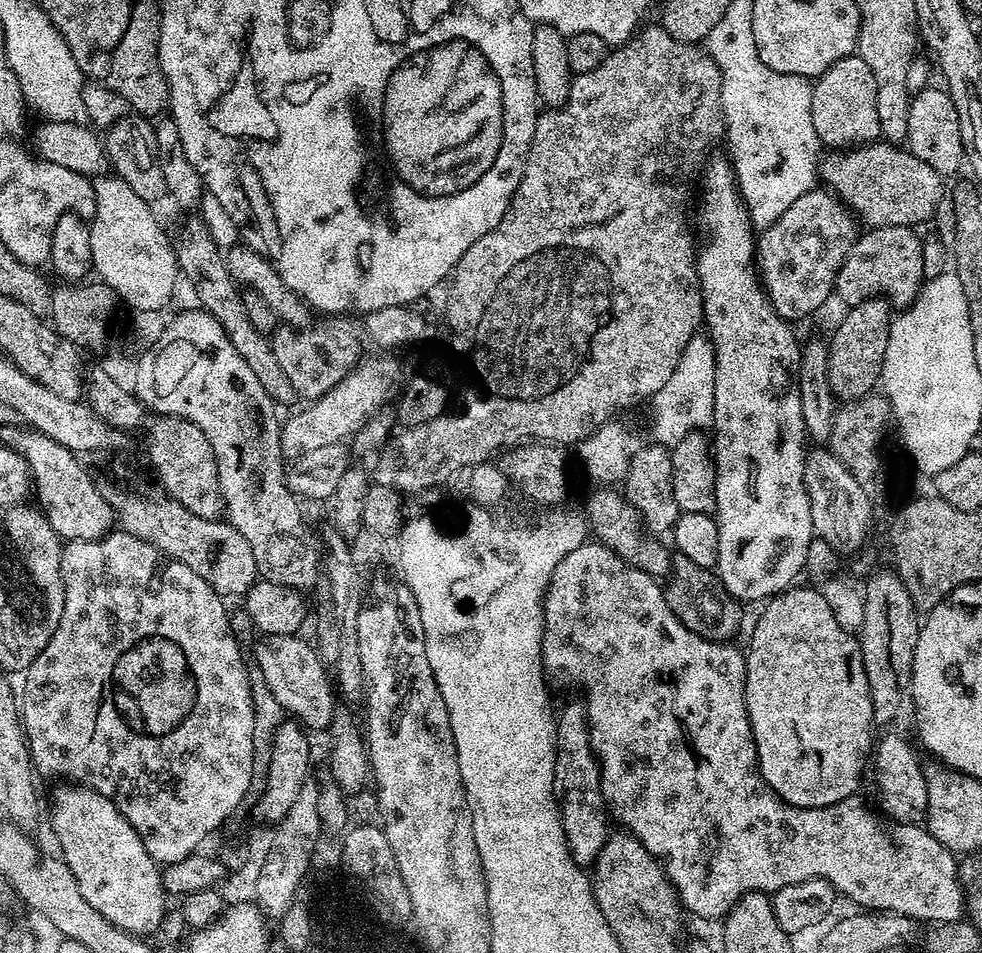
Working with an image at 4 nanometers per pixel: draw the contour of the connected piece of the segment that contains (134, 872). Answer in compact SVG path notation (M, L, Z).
M64 786L56 792L52 800L52 832L60 843L58 849L64 865L74 874L82 898L102 914L116 928L133 934L156 932L164 920L164 891L161 880L161 869L152 855L146 850L140 835L134 826L118 810L118 806L103 792L83 786Z

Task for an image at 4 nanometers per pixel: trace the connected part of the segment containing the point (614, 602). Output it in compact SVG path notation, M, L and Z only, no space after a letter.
M586 542L566 554L554 570L544 591L544 633L542 634L542 663L545 677L553 685L561 684L568 688L573 684L581 688L584 707L588 710L588 733L596 760L600 764L602 794L608 809L608 815L616 820L623 831L628 832L642 846L664 865L664 872L676 888L680 903L696 916L717 916L723 918L728 911L751 892L771 894L790 886L790 882L806 882L810 878L822 878L836 887L837 893L848 900L853 900L864 910L878 912L897 912L917 922L933 920L933 925L954 924L963 921L966 916L964 886L960 883L960 864L957 853L951 852L938 838L931 836L927 827L919 823L900 824L893 830L892 836L880 825L880 820L860 801L849 798L821 808L799 808L787 804L779 794L765 782L760 773L760 763L756 761L756 747L752 737L750 718L746 710L746 656L728 642L707 640L682 626L670 610L664 597L664 589L648 572L638 570L633 564L627 564L622 557L614 554L605 544Z

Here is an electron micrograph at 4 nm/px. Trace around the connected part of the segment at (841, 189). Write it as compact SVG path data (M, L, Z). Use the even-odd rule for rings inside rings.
M873 142L861 144L855 148L837 151L835 154L828 154L823 157L819 167L819 175L823 183L835 195L840 197L840 201L852 209L857 221L868 228L881 228L882 226L921 226L936 212L936 207L940 204L940 199L945 199L945 181L922 162L907 147L889 144L887 142Z

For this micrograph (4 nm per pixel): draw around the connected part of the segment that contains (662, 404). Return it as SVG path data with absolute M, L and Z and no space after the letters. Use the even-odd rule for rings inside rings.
M697 334L686 342L686 350L682 350L682 358L678 358L678 366L674 374L666 381L666 386L651 397L652 404L652 437L657 444L671 446L677 444L686 434L704 430L712 423L714 414L714 370L716 355L712 340L707 334Z

